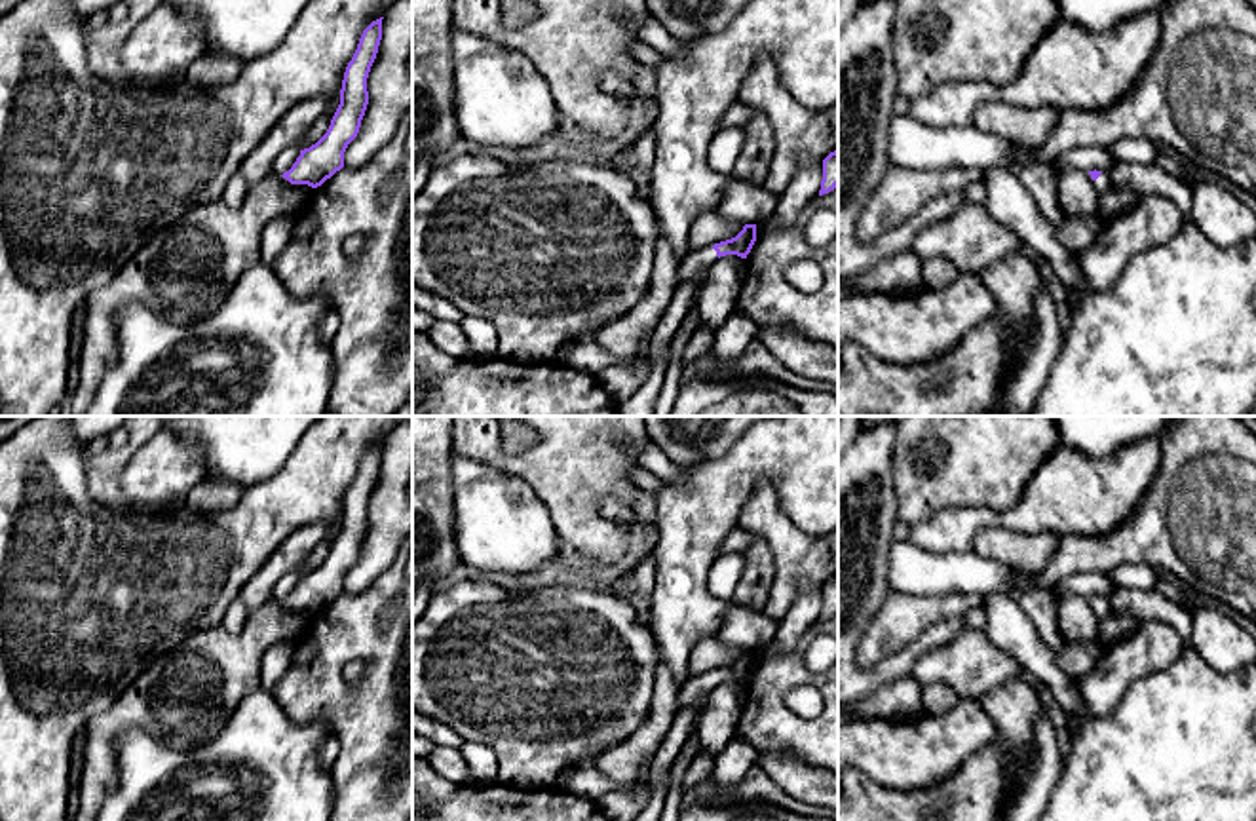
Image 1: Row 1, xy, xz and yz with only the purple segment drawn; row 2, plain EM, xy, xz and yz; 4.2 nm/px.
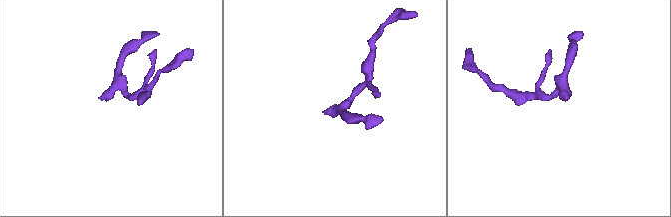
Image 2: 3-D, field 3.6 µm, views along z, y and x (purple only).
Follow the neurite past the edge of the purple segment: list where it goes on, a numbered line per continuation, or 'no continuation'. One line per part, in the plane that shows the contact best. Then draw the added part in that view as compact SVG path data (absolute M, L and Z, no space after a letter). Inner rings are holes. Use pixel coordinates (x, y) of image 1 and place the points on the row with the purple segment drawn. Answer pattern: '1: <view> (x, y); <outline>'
1: xz (702, 259); M713 245L692 251L688 258L678 262L676 285L682 285L699 272L705 272L716 258Z

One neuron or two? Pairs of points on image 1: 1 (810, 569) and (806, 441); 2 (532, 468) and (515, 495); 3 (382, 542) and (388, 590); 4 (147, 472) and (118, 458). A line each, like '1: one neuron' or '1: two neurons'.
1: two neurons
2: two neurons
3: two neurons
4: two neurons

